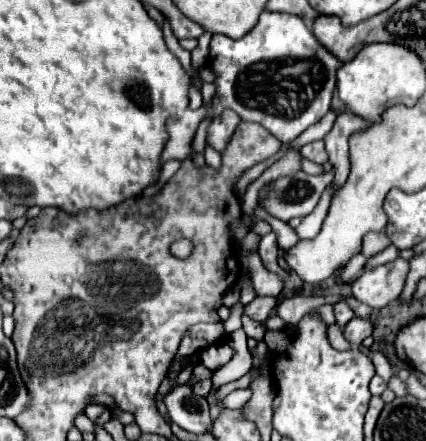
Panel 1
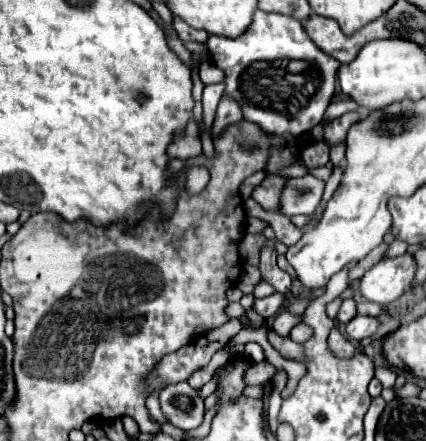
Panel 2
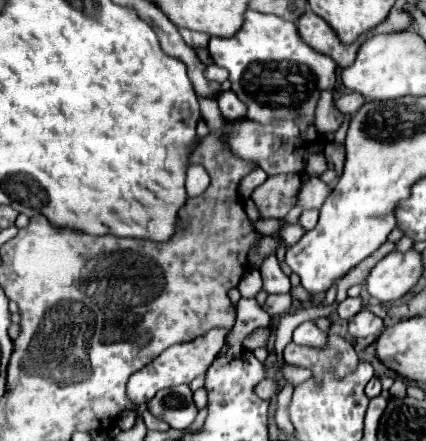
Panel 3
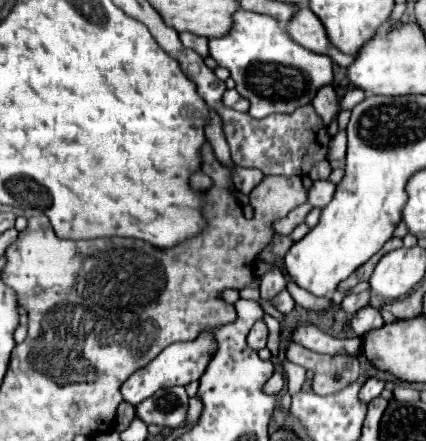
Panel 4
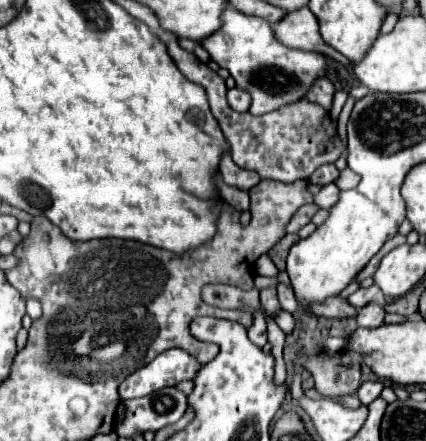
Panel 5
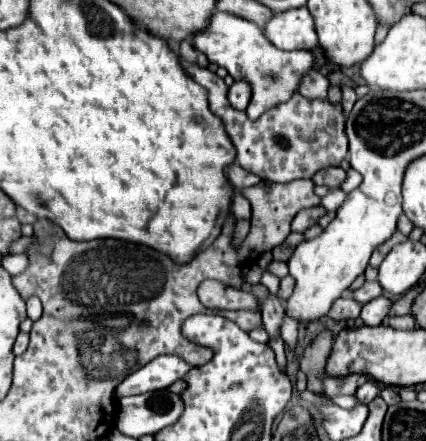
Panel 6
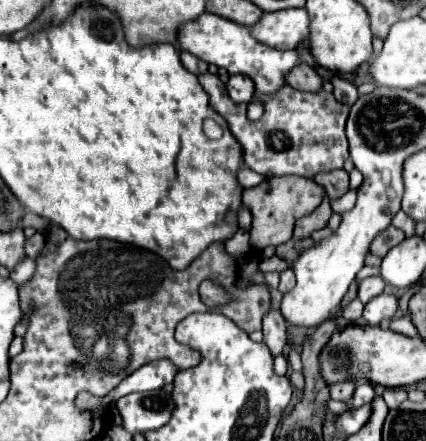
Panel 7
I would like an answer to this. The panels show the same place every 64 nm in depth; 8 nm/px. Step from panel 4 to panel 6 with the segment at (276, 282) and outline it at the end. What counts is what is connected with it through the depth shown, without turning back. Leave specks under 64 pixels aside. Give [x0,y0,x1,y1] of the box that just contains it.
[262,294,284,340]

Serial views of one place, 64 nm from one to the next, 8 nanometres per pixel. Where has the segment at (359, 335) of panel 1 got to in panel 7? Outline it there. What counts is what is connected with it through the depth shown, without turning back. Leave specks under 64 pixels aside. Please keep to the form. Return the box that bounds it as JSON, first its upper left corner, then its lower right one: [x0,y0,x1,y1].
[364,294,398,326]

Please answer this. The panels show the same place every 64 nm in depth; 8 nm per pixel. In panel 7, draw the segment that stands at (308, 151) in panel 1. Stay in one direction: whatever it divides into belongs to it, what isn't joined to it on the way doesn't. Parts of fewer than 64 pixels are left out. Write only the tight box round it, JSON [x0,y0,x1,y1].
[314,170,350,202]

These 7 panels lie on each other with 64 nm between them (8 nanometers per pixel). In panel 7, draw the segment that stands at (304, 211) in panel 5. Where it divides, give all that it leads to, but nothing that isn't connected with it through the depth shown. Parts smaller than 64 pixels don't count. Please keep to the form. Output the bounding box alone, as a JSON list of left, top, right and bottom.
[294,195,332,240]

